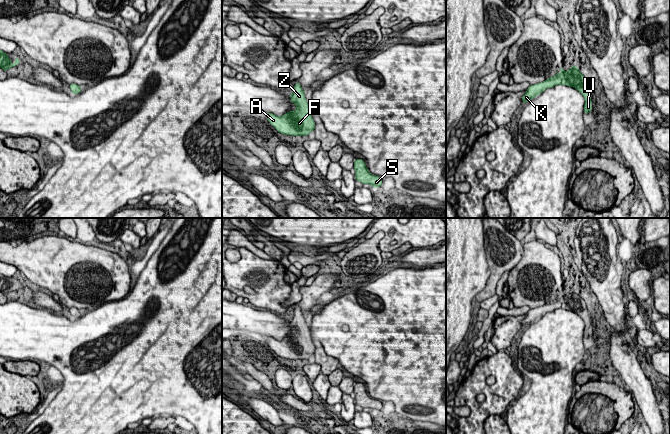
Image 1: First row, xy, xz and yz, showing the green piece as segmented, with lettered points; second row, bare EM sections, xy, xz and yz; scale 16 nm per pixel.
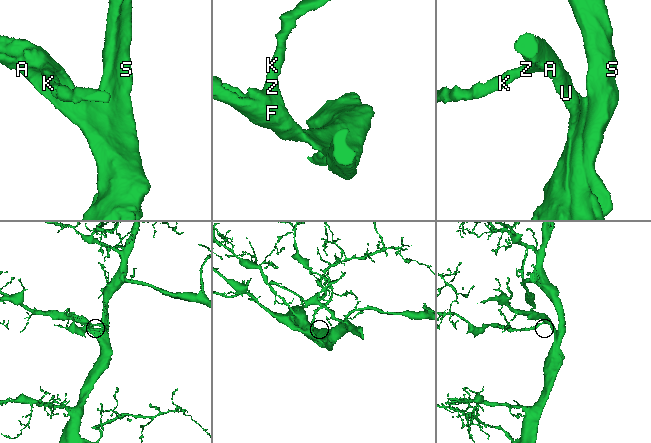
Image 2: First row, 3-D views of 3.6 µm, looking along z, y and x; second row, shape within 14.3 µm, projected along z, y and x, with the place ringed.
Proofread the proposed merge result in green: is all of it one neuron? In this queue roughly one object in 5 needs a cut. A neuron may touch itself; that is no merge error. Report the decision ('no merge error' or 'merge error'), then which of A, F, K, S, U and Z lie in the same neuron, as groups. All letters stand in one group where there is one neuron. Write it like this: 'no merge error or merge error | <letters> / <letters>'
no merge error | A F K S U Z

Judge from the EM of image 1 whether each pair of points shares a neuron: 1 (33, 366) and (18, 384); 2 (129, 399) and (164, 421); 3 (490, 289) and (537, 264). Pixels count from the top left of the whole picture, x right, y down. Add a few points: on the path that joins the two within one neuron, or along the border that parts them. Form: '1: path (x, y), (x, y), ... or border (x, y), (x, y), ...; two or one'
1: path (29, 370), (22, 380); one
2: border (165, 414), (172, 416); two
3: border (523, 251), (523, 257), (509, 270); two

